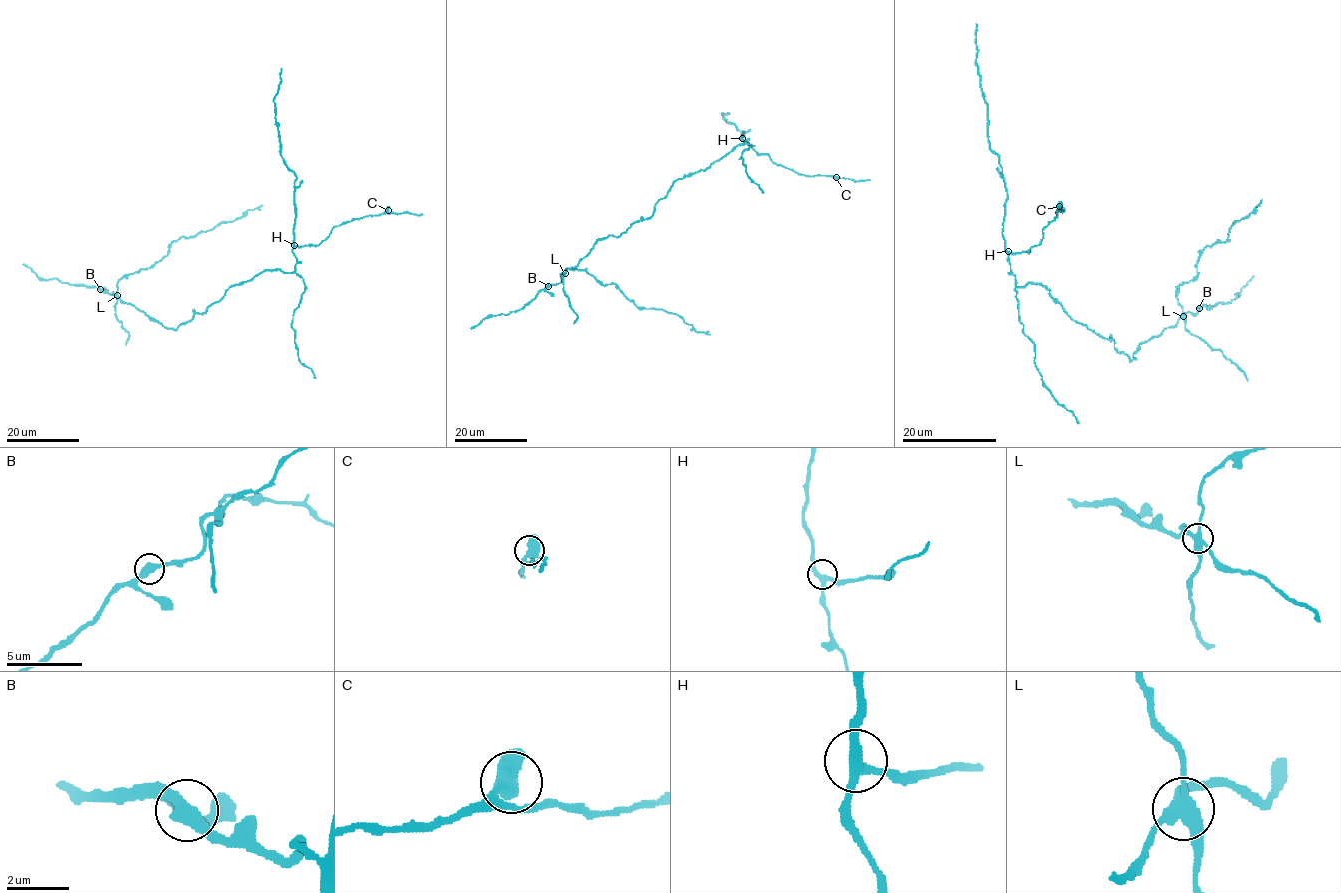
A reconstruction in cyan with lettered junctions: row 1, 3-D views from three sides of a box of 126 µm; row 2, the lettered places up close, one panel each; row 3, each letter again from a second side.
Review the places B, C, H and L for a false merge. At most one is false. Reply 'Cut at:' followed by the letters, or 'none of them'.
Cut at: L

